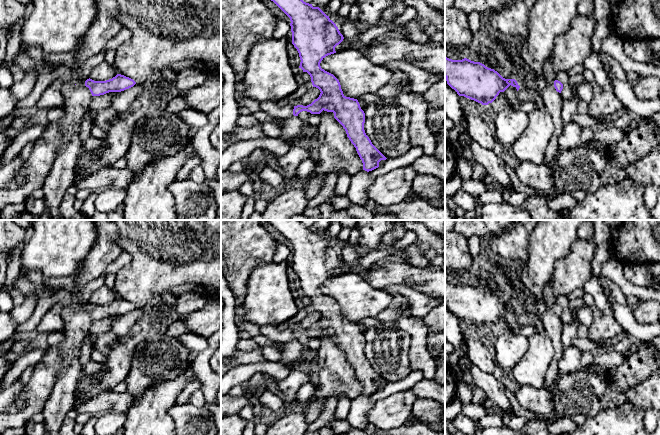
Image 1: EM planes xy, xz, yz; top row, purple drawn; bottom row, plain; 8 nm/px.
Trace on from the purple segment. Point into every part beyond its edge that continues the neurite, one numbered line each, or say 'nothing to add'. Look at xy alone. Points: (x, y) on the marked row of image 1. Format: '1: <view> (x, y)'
nothing to add

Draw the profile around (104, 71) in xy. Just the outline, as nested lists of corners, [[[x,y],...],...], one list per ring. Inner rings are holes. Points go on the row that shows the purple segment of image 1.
[[[103,61],[97,67],[95,67],[89,75],[89,78],[94,81],[106,81],[112,79],[118,74],[114,65]]]

